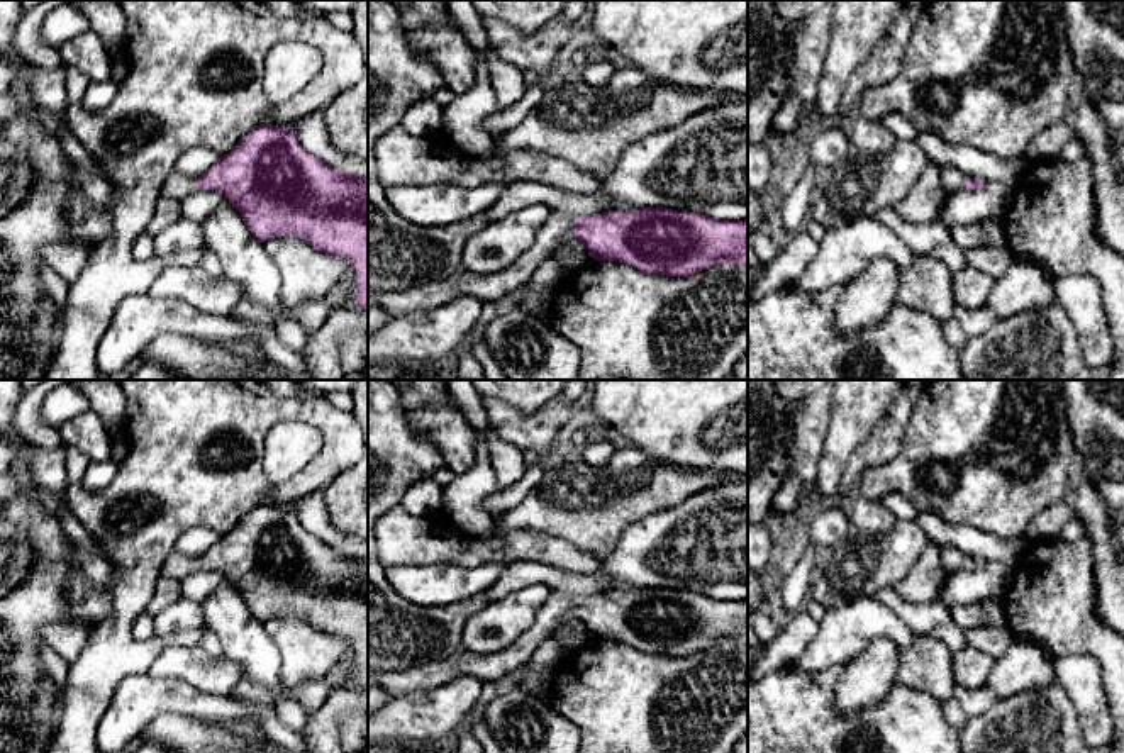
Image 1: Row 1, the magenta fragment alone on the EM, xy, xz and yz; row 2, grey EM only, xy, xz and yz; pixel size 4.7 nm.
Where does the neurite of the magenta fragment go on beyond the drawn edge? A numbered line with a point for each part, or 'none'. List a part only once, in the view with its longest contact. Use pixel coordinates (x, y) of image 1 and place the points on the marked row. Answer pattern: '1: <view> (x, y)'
1: xz (558, 228)

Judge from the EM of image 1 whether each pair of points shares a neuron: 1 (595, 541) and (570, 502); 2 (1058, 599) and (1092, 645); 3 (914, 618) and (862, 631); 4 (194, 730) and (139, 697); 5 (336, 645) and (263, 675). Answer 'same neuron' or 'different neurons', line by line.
1: same neuron
2: same neuron
3: different neurons
4: different neurons
5: different neurons

